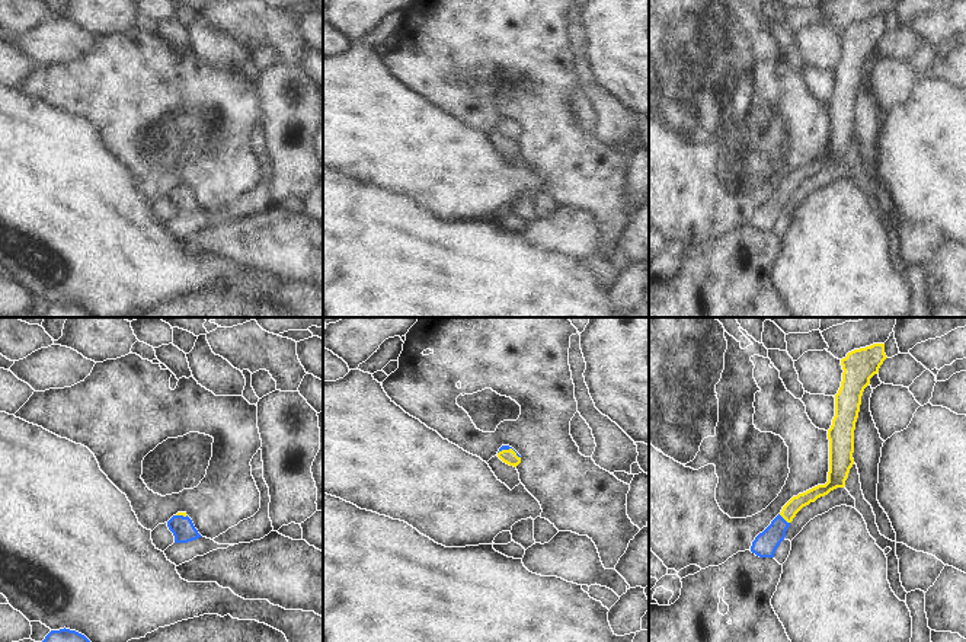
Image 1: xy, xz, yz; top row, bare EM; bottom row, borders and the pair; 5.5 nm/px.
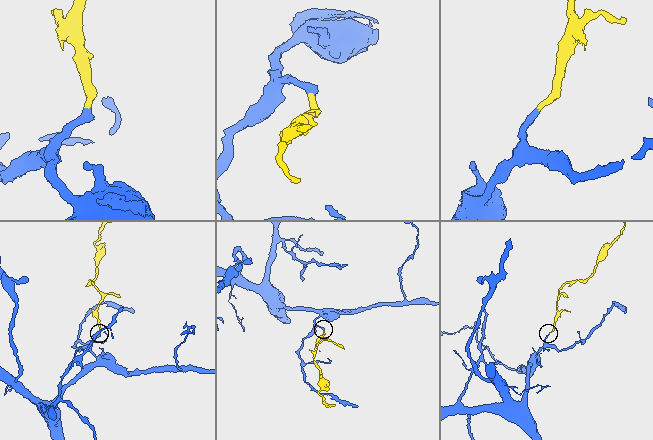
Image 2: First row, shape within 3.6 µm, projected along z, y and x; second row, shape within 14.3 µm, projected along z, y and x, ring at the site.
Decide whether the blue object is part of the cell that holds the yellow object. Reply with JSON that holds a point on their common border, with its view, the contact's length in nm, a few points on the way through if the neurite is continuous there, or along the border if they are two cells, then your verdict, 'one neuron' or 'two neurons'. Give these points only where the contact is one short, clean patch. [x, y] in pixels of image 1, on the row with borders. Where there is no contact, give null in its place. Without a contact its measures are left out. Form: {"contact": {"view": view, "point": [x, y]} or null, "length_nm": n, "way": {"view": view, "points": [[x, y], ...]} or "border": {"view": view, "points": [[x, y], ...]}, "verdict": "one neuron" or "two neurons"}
{"contact": {"view": "yz", "point": [784, 518]}, "length_nm": 80, "way": {"view": "yz", "points": [[789, 511], [784, 518], [765, 543]]}, "verdict": "one neuron"}

